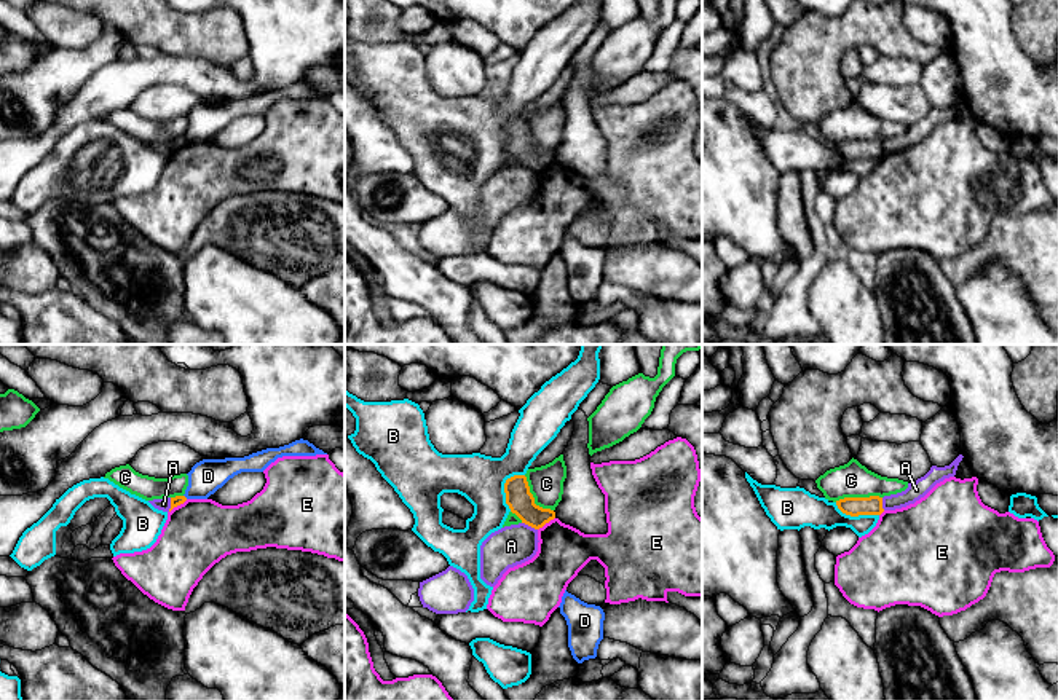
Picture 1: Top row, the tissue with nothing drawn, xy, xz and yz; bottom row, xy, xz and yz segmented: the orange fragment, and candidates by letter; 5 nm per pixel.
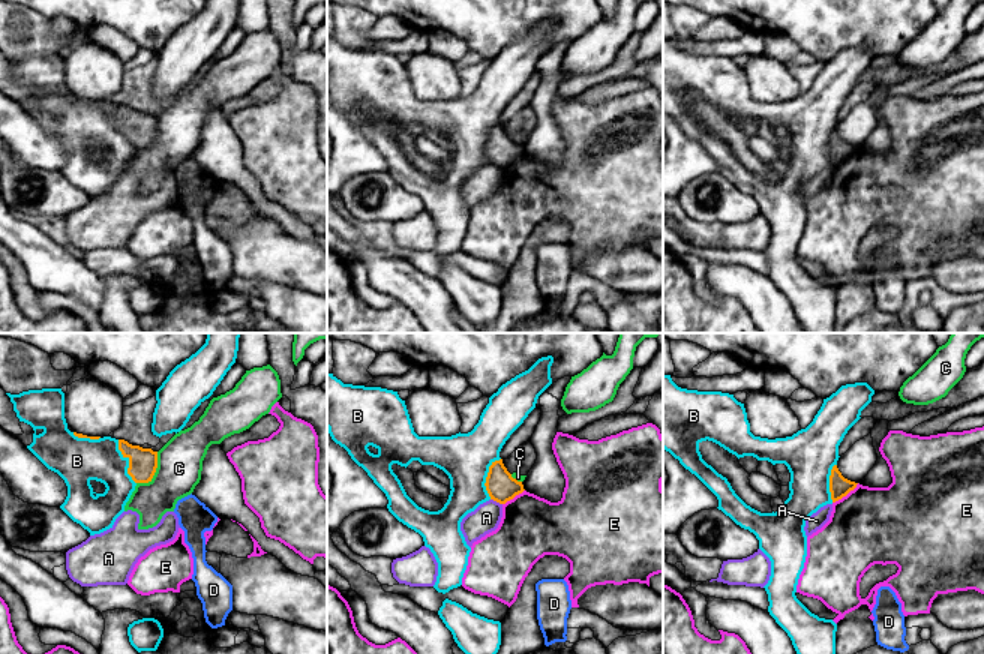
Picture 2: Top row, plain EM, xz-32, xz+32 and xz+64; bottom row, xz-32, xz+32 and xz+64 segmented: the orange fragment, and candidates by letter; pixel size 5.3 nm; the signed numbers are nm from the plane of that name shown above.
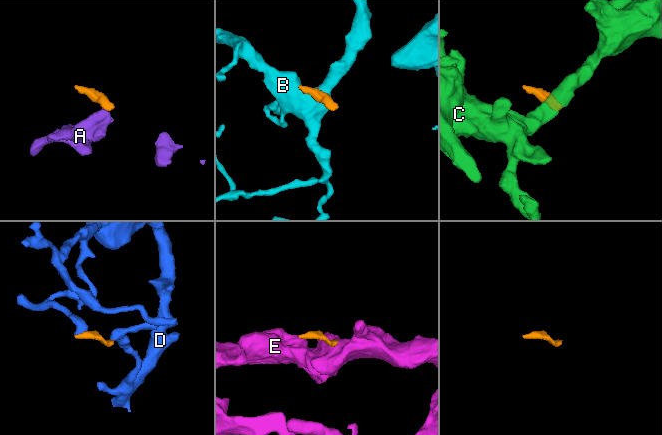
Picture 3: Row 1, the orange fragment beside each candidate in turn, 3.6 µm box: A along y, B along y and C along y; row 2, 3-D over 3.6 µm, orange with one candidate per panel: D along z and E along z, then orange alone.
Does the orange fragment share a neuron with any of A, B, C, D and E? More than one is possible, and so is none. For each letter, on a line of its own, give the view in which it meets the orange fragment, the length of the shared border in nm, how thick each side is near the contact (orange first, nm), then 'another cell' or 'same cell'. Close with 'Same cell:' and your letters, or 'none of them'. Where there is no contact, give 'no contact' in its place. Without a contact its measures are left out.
A: contact in xz; length 90 nm; calibres 140 and 200 nm; another cell
B: contact in xz; length 200 nm; calibres 140 and 240 nm; another cell
C: contact in xz; length 240 nm; calibres 140 and 180 nm; another cell
D: no contact; another cell
E: contact in xz; length 110 nm; calibres 140 and 260 nm; another cell
Same cell: none of them

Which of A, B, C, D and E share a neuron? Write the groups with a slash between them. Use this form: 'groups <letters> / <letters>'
groups A / B / C / D / E

